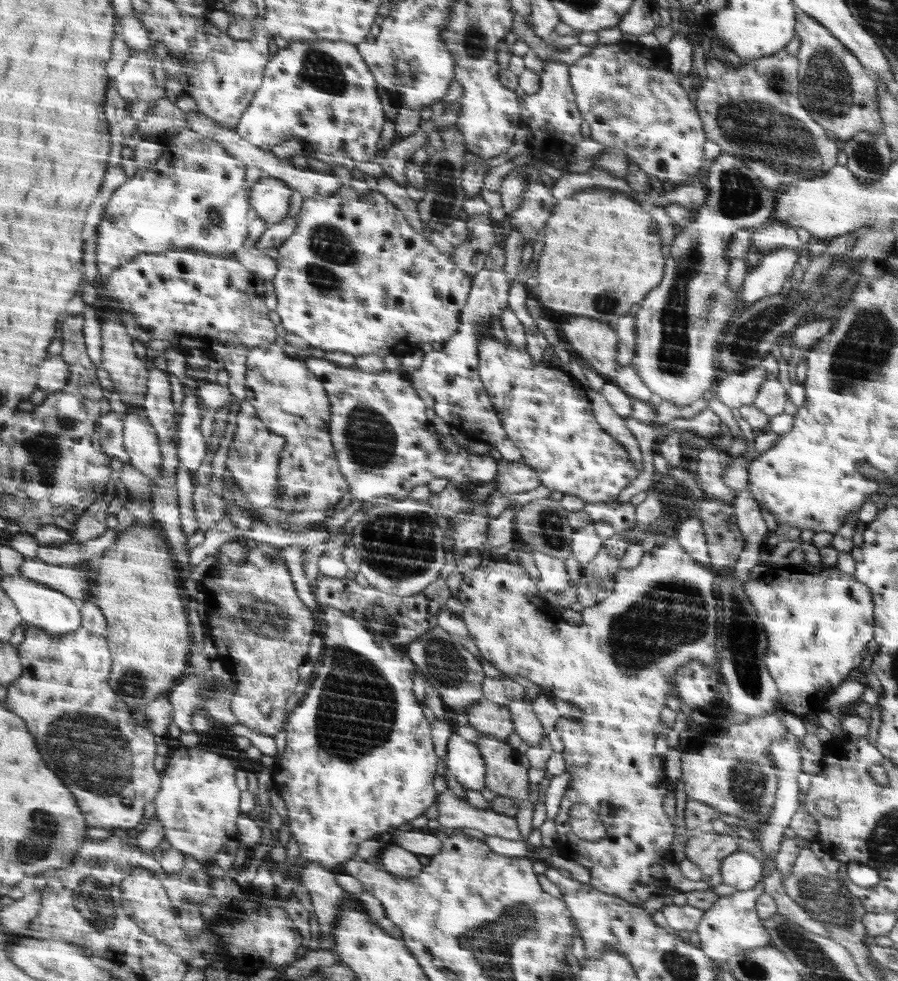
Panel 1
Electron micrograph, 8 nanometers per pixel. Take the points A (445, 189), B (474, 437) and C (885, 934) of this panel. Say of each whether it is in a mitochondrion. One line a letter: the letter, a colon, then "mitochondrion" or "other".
A: mitochondrion
B: other
C: other

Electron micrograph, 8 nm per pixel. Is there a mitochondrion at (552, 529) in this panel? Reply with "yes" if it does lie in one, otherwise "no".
yes

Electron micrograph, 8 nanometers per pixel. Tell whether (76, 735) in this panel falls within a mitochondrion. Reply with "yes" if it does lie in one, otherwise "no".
yes

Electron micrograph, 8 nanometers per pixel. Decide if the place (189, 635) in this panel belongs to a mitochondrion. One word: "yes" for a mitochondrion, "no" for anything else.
no

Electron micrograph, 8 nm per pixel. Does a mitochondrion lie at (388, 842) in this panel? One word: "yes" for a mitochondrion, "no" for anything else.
no

